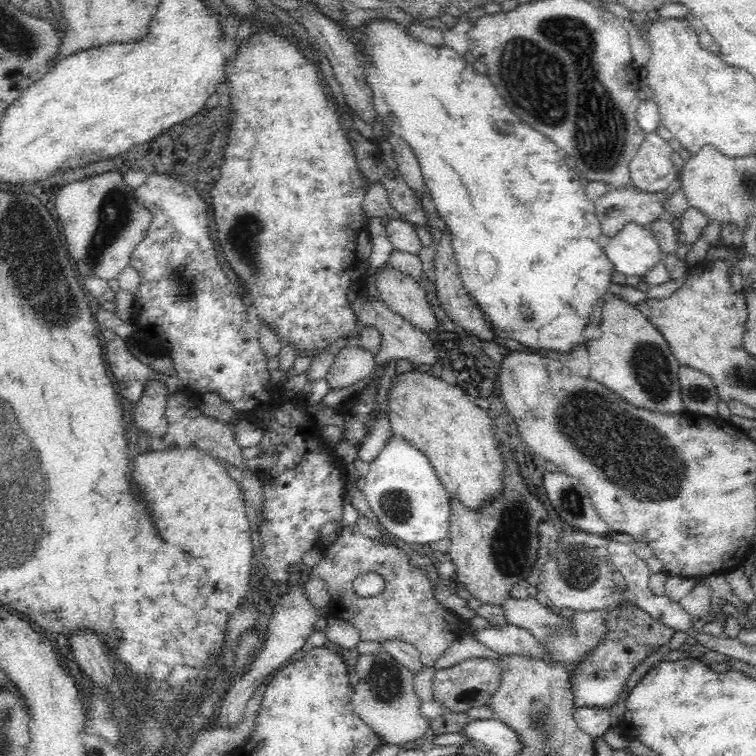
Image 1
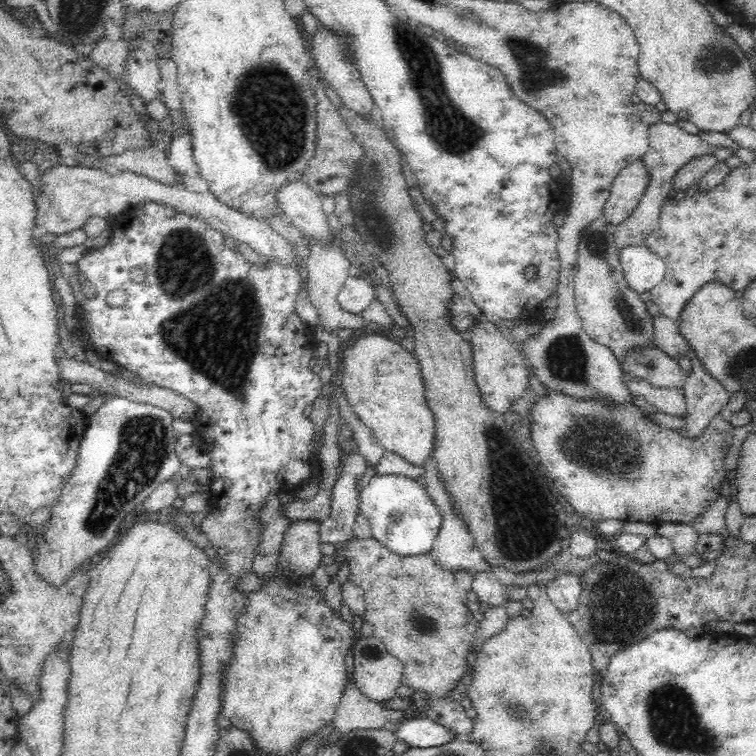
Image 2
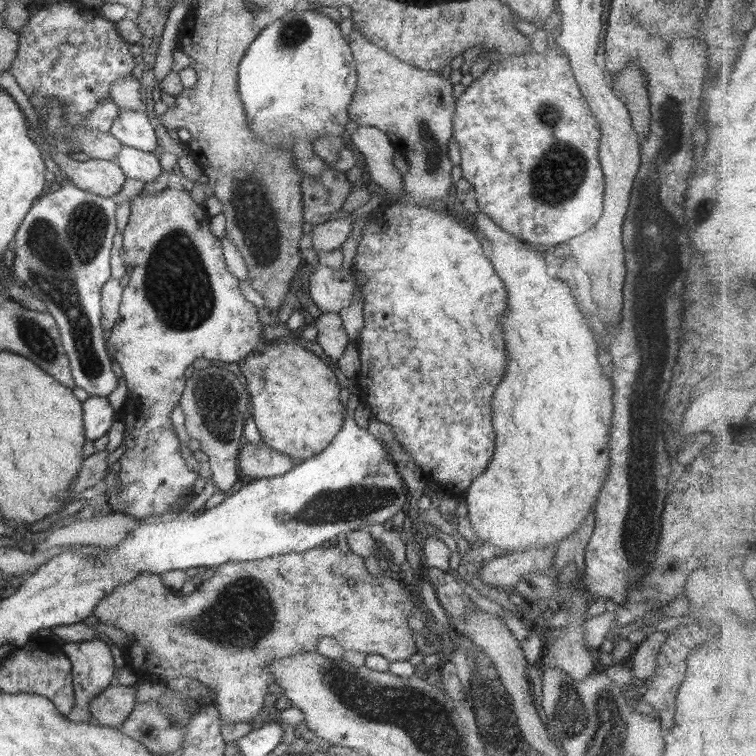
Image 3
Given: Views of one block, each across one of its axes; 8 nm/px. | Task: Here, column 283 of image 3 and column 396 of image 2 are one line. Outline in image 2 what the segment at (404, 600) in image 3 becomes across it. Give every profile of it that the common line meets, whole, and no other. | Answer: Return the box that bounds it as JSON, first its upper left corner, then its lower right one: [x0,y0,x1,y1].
[332,536,478,738]

